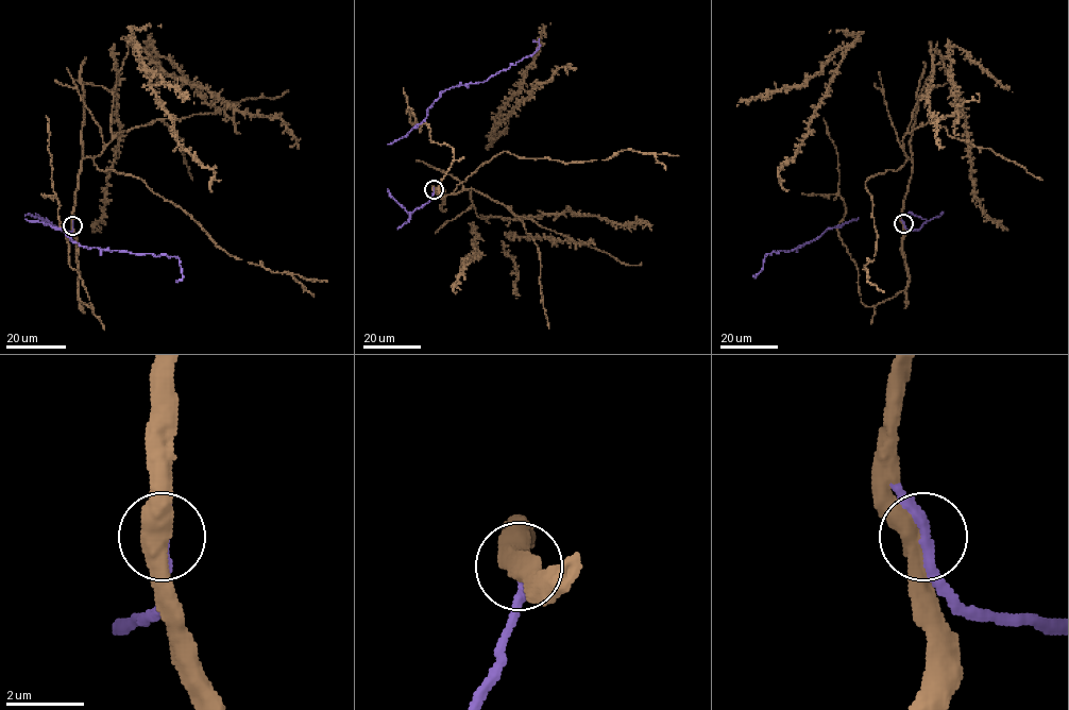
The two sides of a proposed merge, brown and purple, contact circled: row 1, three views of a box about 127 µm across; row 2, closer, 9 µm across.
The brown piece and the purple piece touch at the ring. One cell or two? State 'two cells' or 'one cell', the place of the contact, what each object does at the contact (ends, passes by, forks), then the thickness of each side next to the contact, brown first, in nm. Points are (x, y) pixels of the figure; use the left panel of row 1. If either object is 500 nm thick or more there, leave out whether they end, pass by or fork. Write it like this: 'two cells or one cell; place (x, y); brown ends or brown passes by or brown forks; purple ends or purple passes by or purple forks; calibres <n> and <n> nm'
one cell; place (72, 225); calibres 500 and 280 nm

